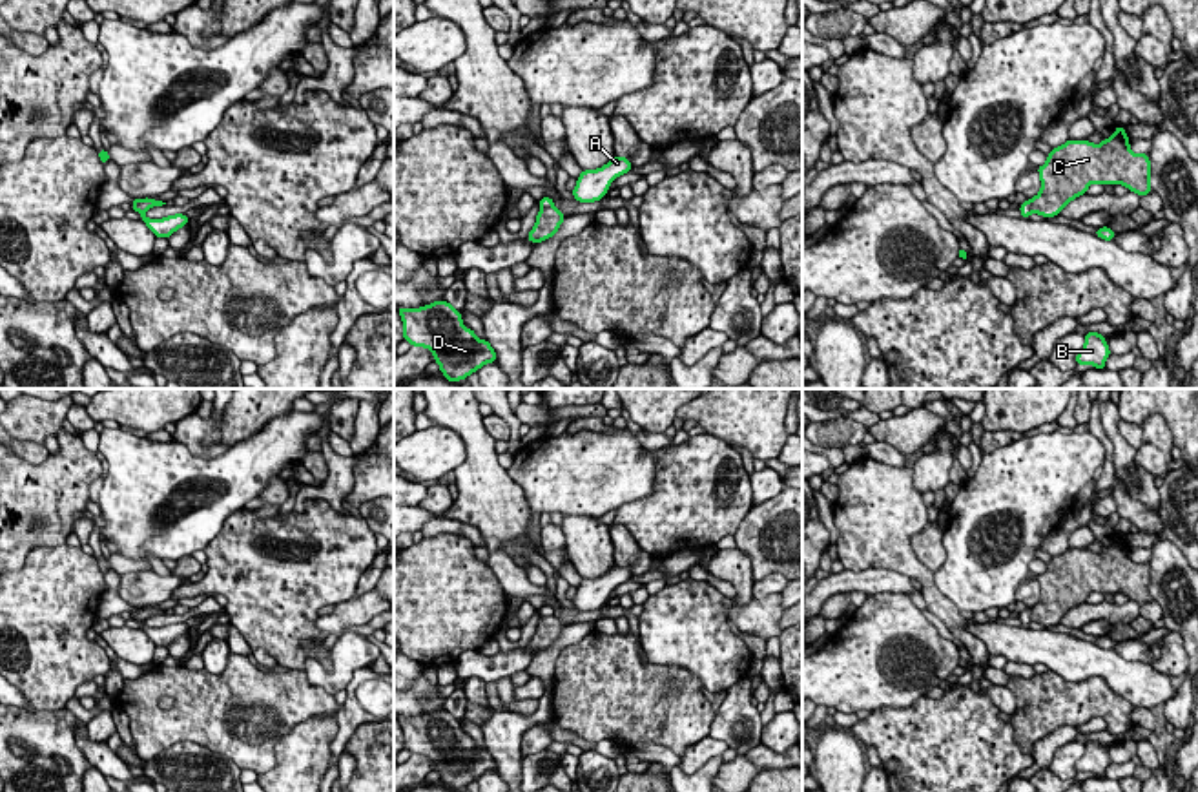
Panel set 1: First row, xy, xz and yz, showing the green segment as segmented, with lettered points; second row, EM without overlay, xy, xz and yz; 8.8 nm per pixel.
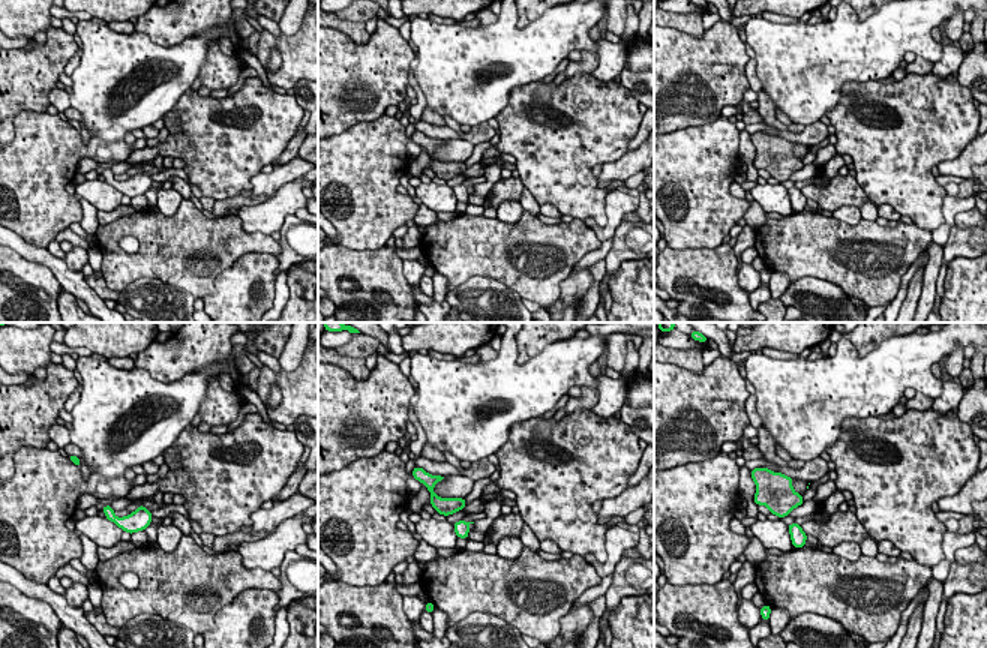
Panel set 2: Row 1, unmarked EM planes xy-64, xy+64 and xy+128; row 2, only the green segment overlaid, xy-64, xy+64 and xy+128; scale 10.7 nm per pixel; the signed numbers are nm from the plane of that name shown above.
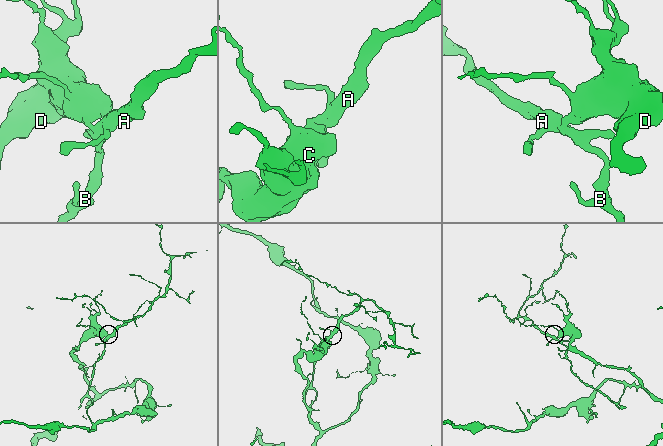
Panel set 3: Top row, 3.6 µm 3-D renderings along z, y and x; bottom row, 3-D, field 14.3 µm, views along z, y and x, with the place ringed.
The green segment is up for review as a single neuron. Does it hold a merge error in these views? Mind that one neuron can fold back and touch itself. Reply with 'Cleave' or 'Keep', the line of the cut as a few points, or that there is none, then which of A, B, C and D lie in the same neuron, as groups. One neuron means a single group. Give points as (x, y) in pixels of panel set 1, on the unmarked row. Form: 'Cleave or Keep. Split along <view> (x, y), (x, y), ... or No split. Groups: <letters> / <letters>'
Cleave. Split along xz (553, 614), (542, 617). Groups: A B / C D

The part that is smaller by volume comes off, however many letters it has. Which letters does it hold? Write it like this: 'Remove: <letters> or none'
Remove: A, B

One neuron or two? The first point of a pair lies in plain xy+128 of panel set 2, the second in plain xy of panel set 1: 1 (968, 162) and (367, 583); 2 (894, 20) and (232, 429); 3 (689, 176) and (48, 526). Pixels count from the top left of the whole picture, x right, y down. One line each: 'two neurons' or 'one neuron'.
1: two neurons
2: two neurons
3: two neurons

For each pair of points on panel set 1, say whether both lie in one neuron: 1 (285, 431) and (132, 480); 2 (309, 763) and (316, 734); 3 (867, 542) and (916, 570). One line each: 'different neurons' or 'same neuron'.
1: same neuron
2: same neuron
3: same neuron

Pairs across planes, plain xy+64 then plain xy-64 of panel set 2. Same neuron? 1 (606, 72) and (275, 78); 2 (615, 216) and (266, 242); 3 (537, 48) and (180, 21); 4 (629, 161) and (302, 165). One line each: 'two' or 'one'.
1: two
2: two
3: two
4: one

